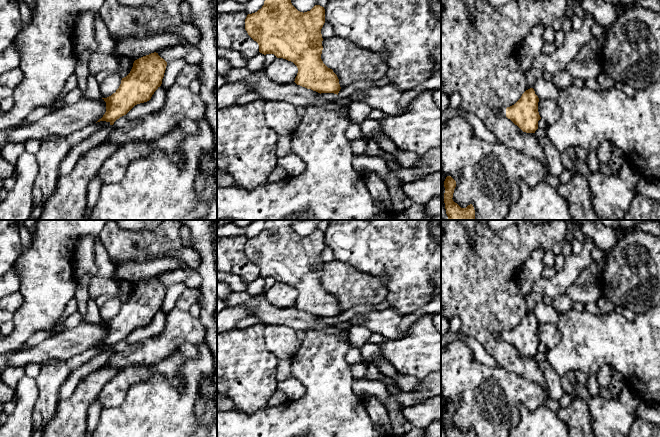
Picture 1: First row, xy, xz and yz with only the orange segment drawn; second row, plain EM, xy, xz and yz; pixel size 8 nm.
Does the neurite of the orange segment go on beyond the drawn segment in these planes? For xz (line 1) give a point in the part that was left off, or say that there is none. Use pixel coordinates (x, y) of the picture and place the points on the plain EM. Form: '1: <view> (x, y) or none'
1: none

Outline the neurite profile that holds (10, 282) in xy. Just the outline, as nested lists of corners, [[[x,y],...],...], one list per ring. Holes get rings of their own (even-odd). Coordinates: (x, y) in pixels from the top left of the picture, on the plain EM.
[[[16,267],[10,269],[0,277],[0,300],[12,293],[18,292],[20,288],[20,274]]]

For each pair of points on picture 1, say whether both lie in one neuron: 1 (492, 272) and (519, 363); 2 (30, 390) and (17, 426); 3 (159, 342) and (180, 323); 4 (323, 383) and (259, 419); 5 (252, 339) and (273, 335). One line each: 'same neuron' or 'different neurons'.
1: same neuron
2: same neuron
3: same neuron
4: same neuron
5: different neurons

